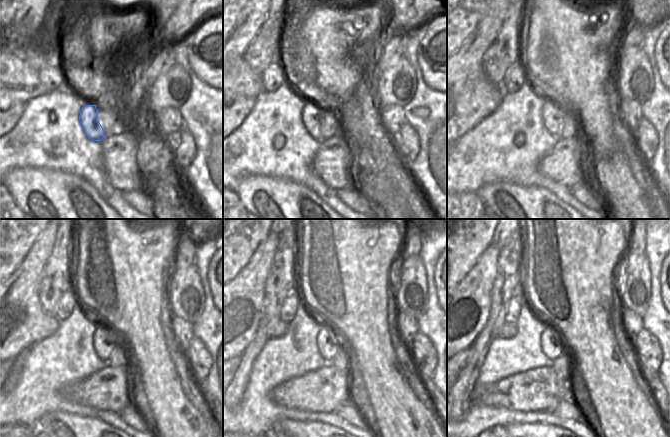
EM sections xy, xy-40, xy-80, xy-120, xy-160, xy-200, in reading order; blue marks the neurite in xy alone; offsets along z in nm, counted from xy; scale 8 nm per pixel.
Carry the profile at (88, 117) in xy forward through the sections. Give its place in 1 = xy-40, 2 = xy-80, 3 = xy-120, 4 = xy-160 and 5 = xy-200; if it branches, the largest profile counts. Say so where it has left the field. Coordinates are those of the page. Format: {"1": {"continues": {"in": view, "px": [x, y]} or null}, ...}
{"1": {"continues": {"in": "xy-40", "px": [312, 114]}}, "2": {"continues": {"in": "xy-80", "px": [553, 117]}}, "3": {"continues": {"in": "xy-120", "px": [104, 340]}}, "4": {"continues": {"in": "xy-160", "px": [328, 344]}}, "5": {"continues": {"in": "xy-200", "px": [551, 343]}}}

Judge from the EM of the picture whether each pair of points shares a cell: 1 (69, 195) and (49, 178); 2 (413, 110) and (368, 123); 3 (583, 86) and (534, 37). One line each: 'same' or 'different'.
1: same
2: different
3: same

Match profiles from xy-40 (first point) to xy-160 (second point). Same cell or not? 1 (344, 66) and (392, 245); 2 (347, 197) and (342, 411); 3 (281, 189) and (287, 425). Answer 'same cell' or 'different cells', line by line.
1: same cell
2: same cell
3: same cell

